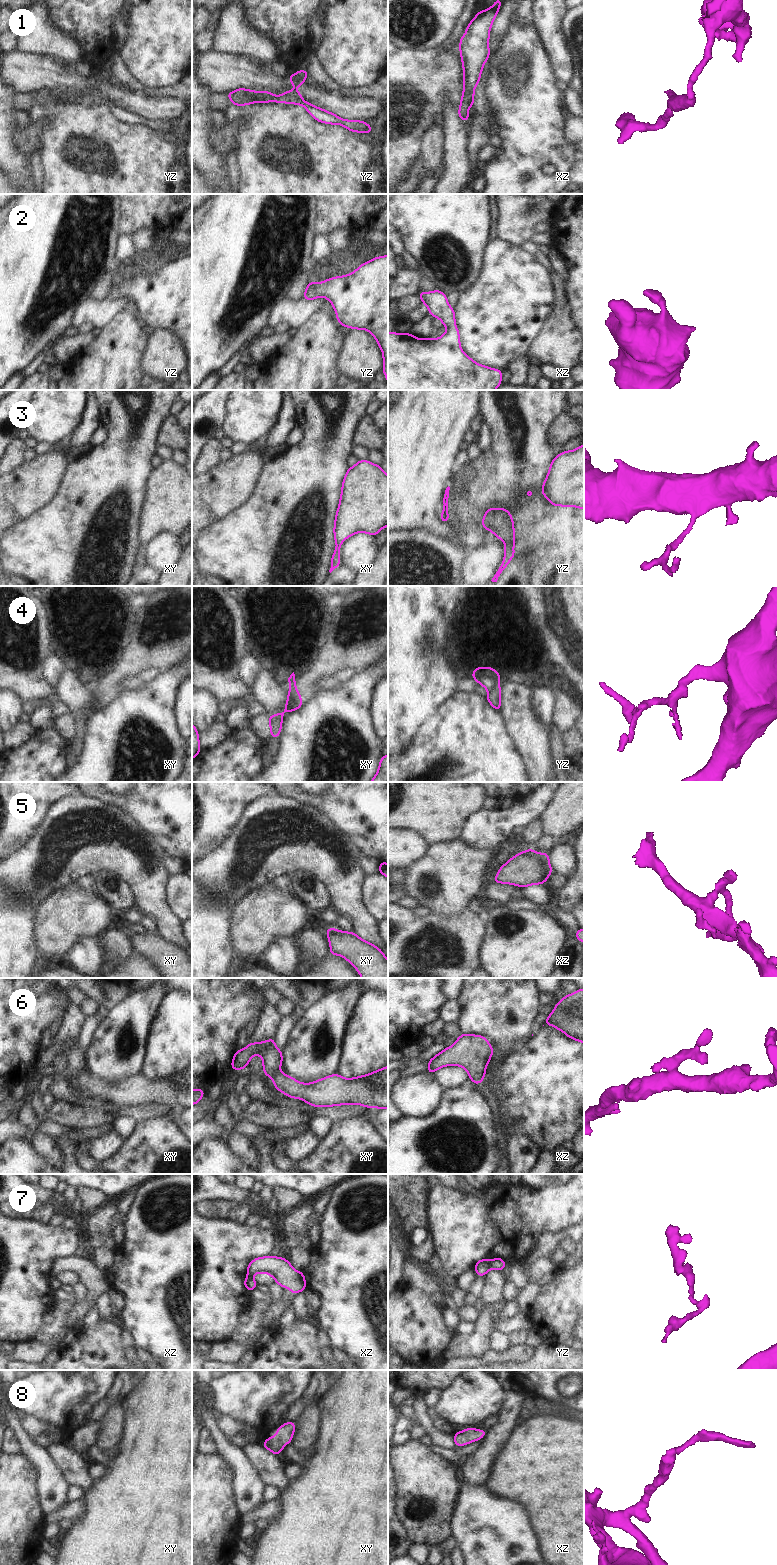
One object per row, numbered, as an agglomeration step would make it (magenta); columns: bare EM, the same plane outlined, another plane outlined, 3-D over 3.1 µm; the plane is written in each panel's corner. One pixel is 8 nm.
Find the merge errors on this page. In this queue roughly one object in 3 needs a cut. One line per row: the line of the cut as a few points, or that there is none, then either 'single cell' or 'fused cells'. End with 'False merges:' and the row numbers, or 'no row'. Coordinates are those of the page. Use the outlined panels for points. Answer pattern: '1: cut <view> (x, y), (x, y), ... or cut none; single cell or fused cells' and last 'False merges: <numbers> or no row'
1: cut none; single cell
2: cut none; single cell
3: cut none; single cell
4: cut yz (498, 683), (489, 691); fused cells
5: cut xz (532, 853), (548, 864); fused cells
6: cut none; single cell
7: cut yz (491, 1261), (489, 1267); fused cells
8: cut none; single cell
False merges: 4, 5, 7

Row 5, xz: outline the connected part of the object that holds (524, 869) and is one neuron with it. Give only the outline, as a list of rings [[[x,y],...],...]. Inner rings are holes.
[[[528,849],[512,857],[499,869],[494,883],[506,883],[520,887],[546,883],[553,872],[550,864],[536,858],[533,849]]]

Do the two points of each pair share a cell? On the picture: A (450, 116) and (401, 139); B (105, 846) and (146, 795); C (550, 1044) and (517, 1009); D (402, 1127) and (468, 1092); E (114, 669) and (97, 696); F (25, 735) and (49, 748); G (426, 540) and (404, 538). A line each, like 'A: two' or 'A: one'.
A: two
B: two
C: two
D: one
E: one
F: two
G: one

